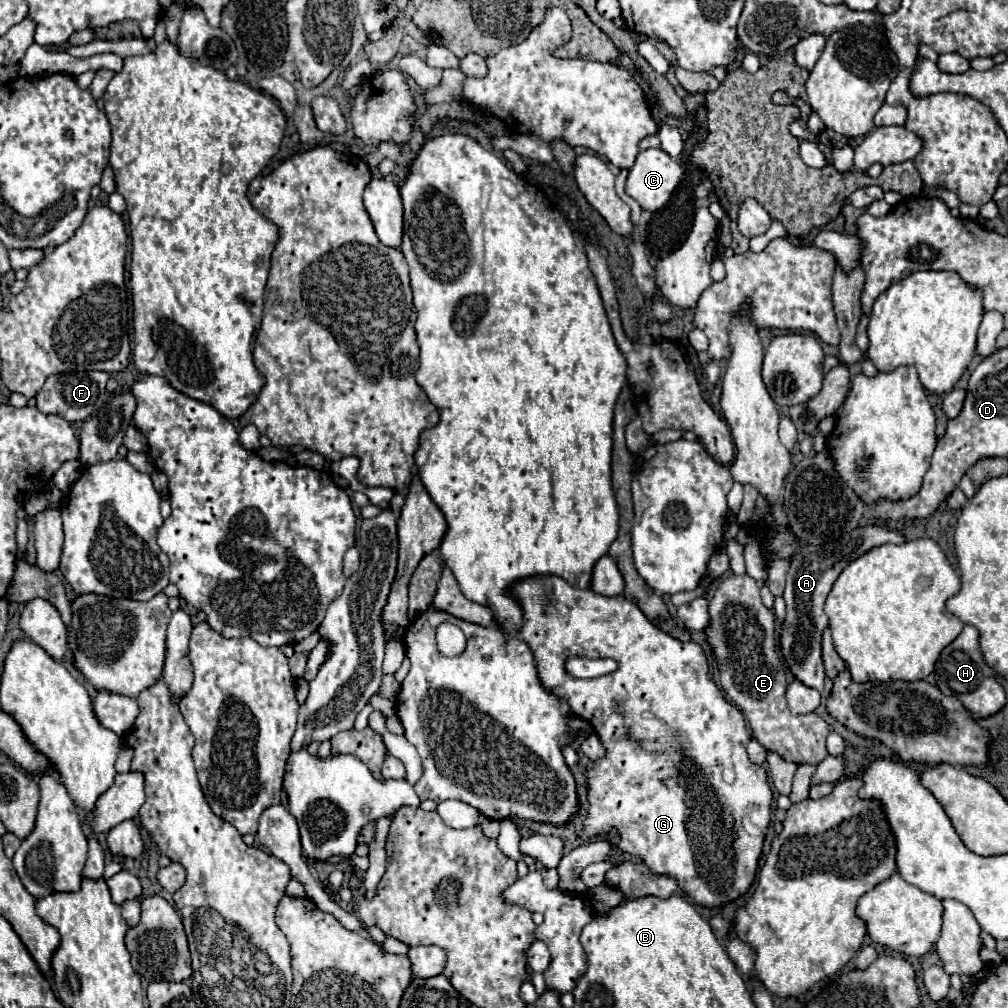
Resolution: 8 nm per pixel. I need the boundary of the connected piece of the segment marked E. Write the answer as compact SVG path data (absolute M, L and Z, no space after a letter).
M726 576L720 580L716 588L710 590L710 622L704 628L706 642L714 650L716 668L720 676L720 688L724 694L740 708L744 718L748 720L748 726L752 730L752 738L758 740L768 752L776 752L784 760L790 760L794 764L820 764L828 752L826 752L826 736L828 736L828 724L814 712L806 716L794 716L788 710L786 704L786 666L782 660L782 652L778 648L776 640L776 622L774 612L768 610L760 600L760 588L754 578L750 576Z

